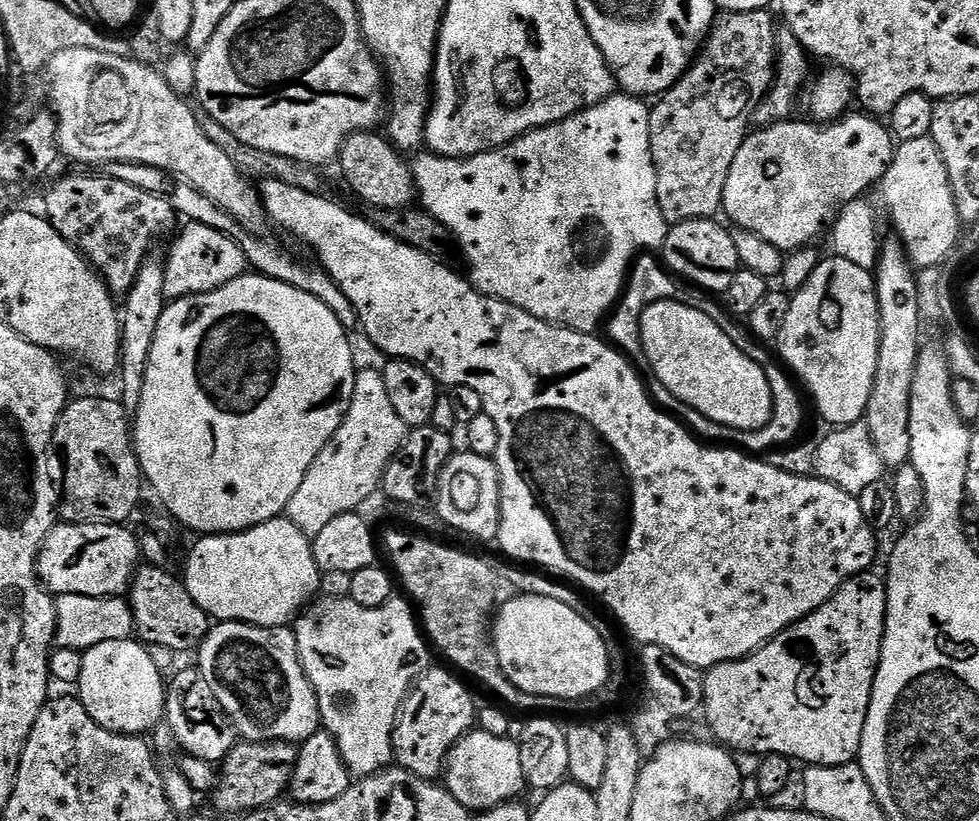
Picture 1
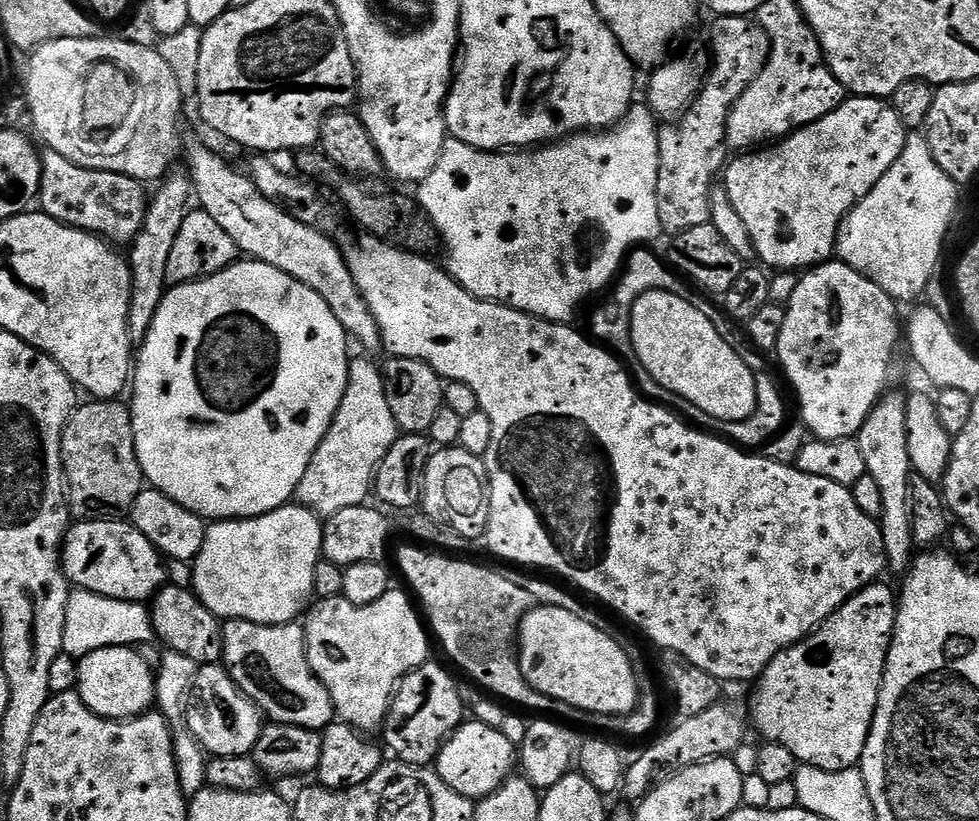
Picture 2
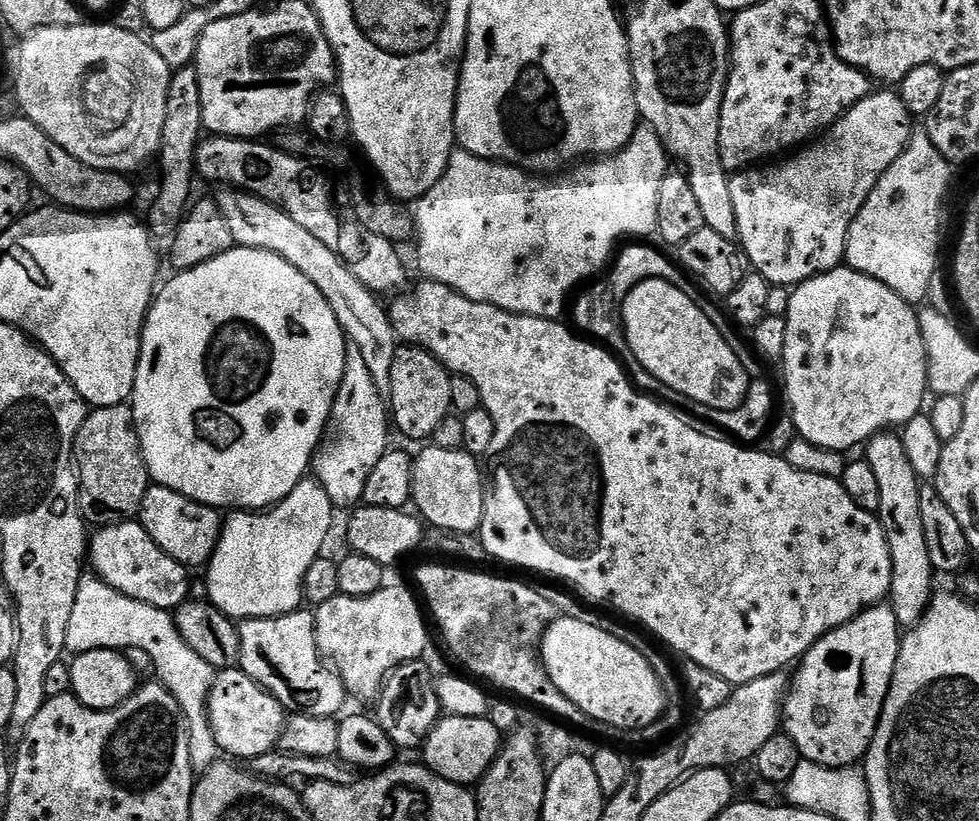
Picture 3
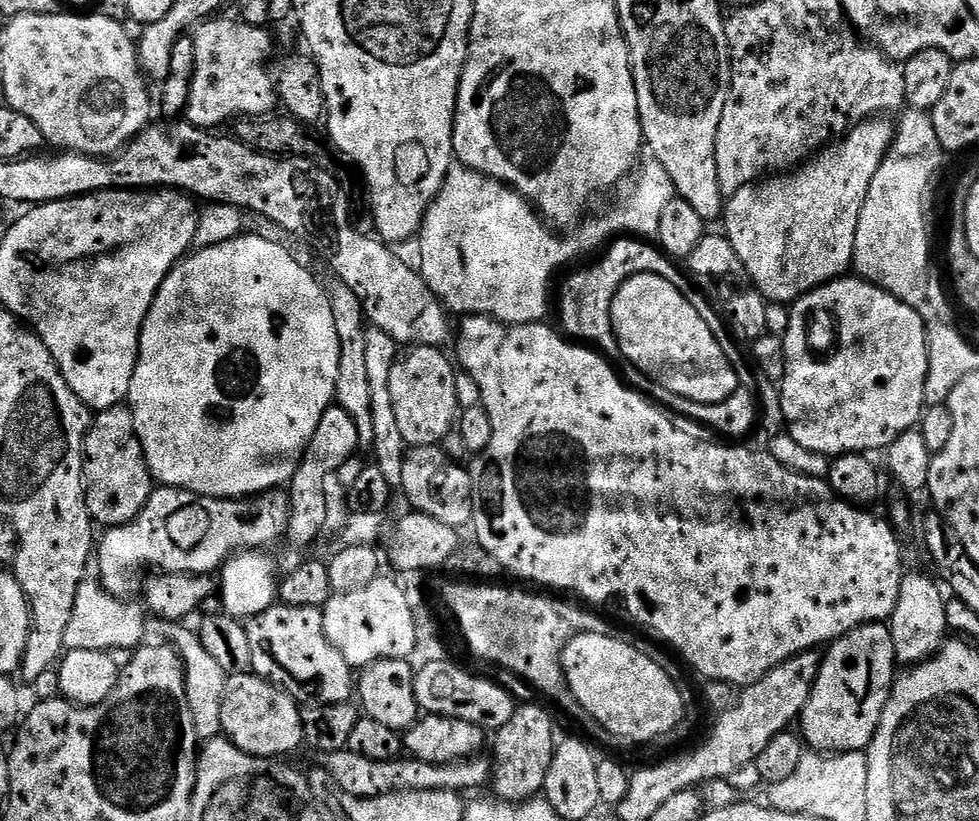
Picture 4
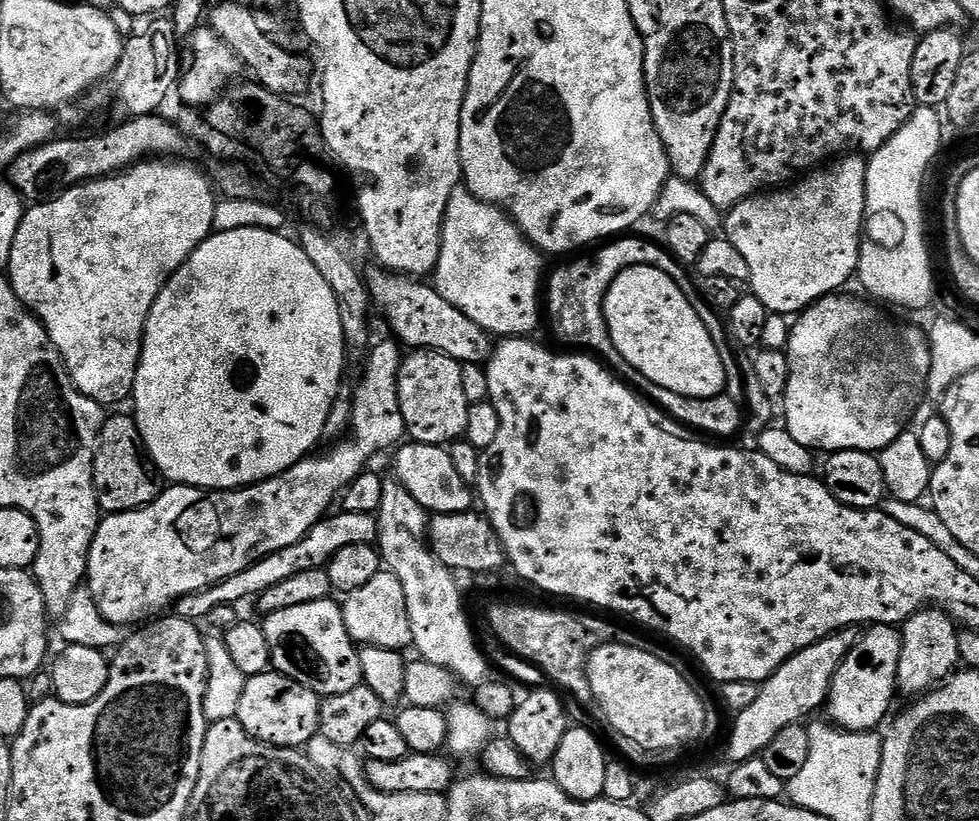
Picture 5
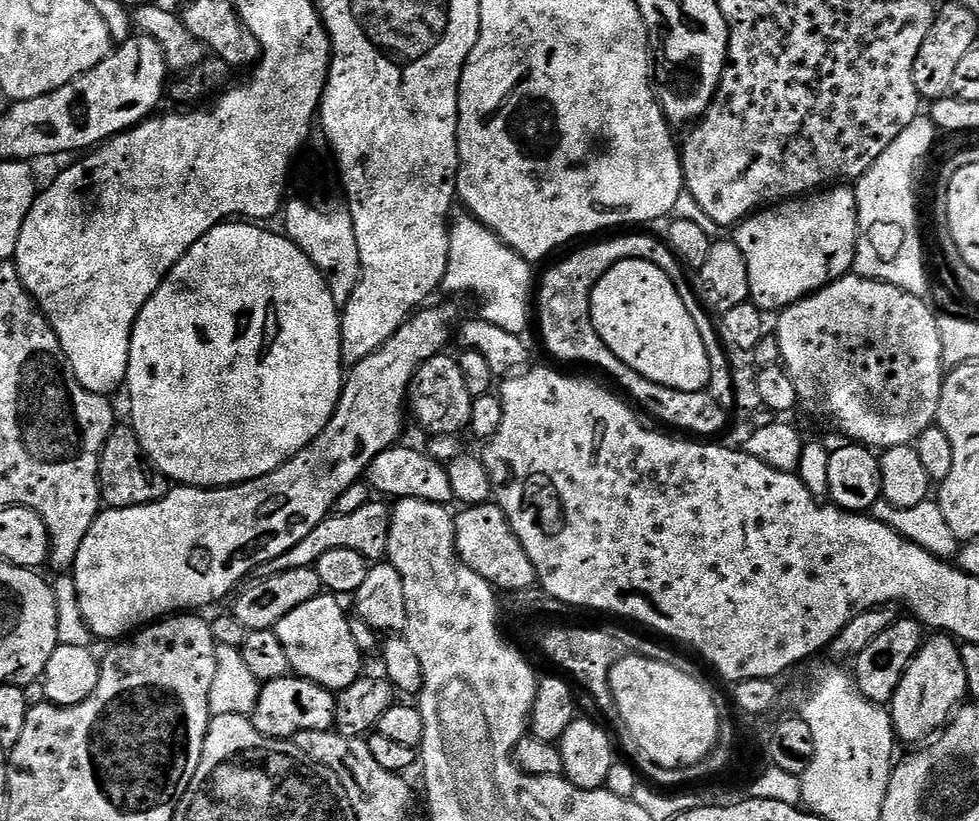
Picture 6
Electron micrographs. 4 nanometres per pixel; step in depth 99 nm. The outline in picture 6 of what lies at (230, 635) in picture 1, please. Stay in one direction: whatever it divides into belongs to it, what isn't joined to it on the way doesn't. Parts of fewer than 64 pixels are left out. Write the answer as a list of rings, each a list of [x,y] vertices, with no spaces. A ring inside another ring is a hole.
[[[332,594],[315,596],[310,602],[302,602],[298,610],[290,610],[274,629],[290,658],[291,671],[337,694],[362,675],[362,653],[358,642],[354,642],[352,620],[339,603],[343,604]]]

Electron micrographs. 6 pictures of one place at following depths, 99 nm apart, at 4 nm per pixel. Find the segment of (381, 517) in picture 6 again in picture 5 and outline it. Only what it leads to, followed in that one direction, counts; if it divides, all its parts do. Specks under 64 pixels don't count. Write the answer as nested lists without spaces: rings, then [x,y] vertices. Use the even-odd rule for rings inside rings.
[[[336,511],[325,515],[324,519],[319,520],[308,533],[302,538],[298,538],[298,542],[294,542],[294,546],[282,546],[282,550],[274,550],[274,554],[254,562],[246,570],[242,570],[206,590],[181,597],[174,604],[175,615],[187,620],[204,622],[216,606],[239,605],[239,600],[244,600],[247,596],[258,598],[266,590],[270,590],[270,586],[278,586],[278,582],[292,577],[293,574],[302,574],[305,570],[327,568],[330,558],[334,558],[334,554],[338,554],[338,550],[343,550],[346,546],[376,544],[375,515]]]

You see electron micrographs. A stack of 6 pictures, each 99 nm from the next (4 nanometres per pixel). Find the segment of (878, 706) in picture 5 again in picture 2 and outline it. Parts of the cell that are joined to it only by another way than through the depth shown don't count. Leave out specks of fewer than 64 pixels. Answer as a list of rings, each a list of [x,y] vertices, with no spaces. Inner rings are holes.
[[[877,582],[866,586],[858,594],[854,594],[845,602],[838,611],[828,620],[824,621],[811,636],[807,636],[804,640],[800,640],[794,646],[790,646],[786,650],[782,650],[770,662],[770,666],[766,666],[766,670],[755,681],[756,693],[752,696],[752,716],[750,712],[750,724],[757,728],[764,735],[763,739],[770,744],[781,744],[786,746],[786,750],[794,753],[794,758],[798,758],[801,764],[809,764],[818,770],[826,770],[827,772],[841,772],[847,768],[856,768],[859,765],[864,747],[868,741],[868,735],[872,729],[872,719],[876,713],[878,706],[878,698],[880,697],[880,687],[884,681],[884,667],[888,661],[888,648],[892,644],[892,631],[896,629],[896,609],[898,607],[898,596],[895,591],[892,592],[884,585],[884,582]]]

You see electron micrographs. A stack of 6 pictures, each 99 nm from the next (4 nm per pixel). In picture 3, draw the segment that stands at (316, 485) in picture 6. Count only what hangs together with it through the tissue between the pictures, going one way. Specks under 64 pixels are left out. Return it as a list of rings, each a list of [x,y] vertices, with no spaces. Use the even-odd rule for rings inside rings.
[[[149,487],[146,498],[140,507],[139,523],[154,538],[154,542],[166,554],[174,557],[179,564],[189,566],[207,565],[219,542],[222,516],[219,511],[205,504],[194,502],[169,488]]]

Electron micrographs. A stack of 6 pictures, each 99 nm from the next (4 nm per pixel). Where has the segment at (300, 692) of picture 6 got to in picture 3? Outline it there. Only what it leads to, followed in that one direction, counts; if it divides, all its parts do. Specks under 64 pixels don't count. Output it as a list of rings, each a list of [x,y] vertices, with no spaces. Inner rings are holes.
[[[237,666],[217,671],[208,699],[208,717],[221,753],[240,762],[250,762],[279,745],[286,709]]]

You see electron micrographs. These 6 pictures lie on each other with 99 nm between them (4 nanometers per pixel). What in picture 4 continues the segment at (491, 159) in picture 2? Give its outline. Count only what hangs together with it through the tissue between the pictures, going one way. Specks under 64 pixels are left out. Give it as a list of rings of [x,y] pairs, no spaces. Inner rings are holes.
[[[655,158],[646,160],[635,173],[637,176],[632,184],[632,193],[617,208],[610,209],[597,220],[585,219],[571,234],[561,234],[549,227],[525,196],[500,180],[476,172],[459,162],[453,163],[452,169],[446,174],[442,190],[428,207],[428,213],[420,226],[418,271],[433,294],[453,313],[491,316],[493,320],[501,320],[504,324],[539,324],[547,317],[544,315],[548,312],[548,291],[552,288],[552,275],[563,264],[578,259],[583,252],[594,251],[613,234],[635,234],[640,238],[656,236],[658,222],[662,222],[662,210],[666,210],[666,202],[676,196],[676,187],[670,182],[670,174],[666,174],[666,166],[662,166],[662,162]]]

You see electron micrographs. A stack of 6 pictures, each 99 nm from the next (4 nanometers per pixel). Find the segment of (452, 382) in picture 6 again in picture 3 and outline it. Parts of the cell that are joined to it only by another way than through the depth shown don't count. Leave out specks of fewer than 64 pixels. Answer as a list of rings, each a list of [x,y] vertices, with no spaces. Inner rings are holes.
[[[397,347],[394,366],[390,369],[390,390],[386,393],[390,405],[390,420],[408,440],[431,441],[434,430],[452,412],[450,382],[453,373],[424,348]]]

